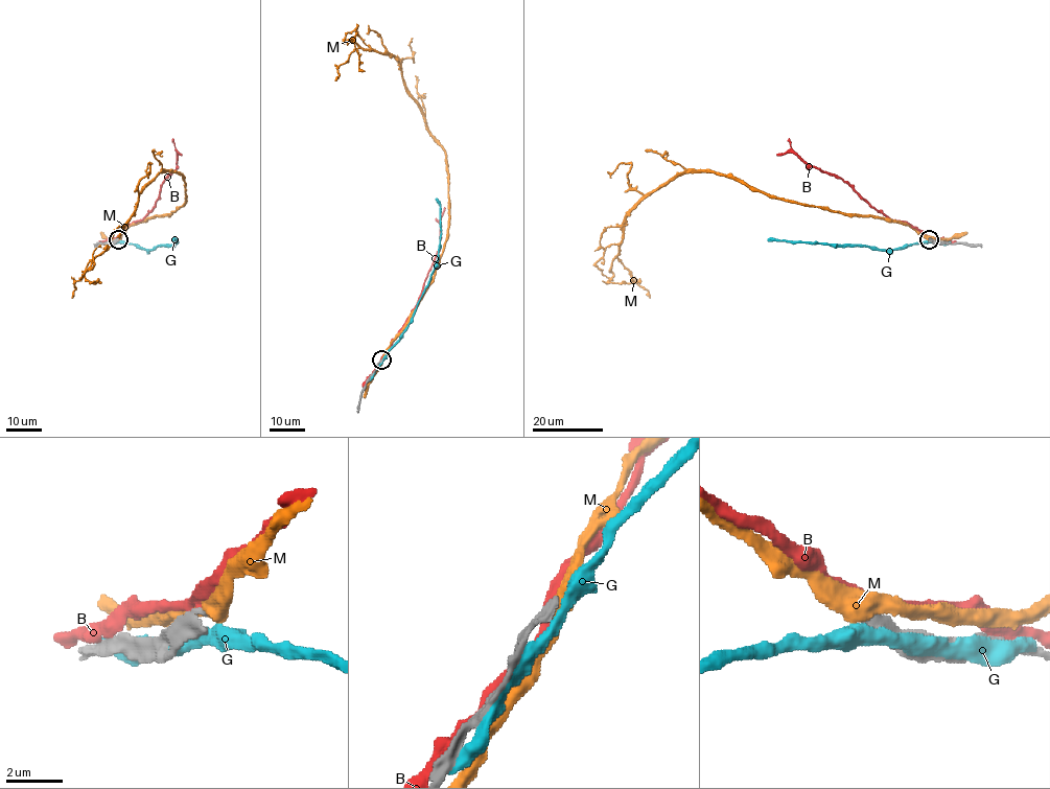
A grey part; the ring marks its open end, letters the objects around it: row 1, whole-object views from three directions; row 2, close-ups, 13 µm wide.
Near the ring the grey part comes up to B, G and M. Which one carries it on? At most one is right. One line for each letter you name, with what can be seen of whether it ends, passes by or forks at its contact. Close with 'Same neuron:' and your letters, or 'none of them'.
Same neuron: none of them

